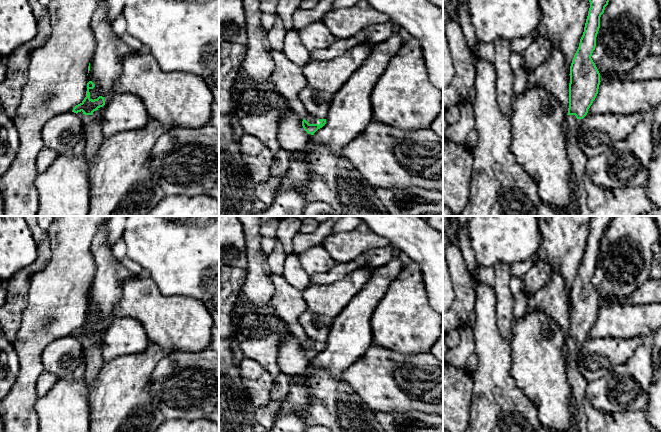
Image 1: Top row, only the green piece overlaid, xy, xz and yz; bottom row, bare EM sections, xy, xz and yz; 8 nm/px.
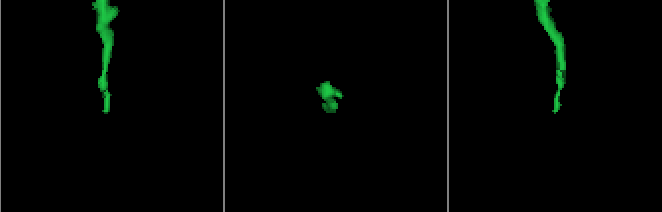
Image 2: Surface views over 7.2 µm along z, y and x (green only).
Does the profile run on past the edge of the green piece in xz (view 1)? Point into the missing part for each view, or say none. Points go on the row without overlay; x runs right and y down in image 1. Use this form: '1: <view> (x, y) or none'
1: xz (311, 344)

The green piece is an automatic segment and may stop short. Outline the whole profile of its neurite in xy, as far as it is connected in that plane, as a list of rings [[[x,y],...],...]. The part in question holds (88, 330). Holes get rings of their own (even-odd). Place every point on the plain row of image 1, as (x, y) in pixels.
[[[92,305],[87,307],[86,321],[84,324],[76,329],[72,336],[83,336],[81,339],[81,345],[85,350],[86,368],[84,372],[84,380],[92,385],[96,377],[98,376],[105,361],[102,357],[101,344],[102,341],[97,341],[93,338],[94,335],[105,329],[105,321],[99,320],[97,323],[92,324],[90,322],[90,313],[95,311]]]

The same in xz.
[[[309,340],[302,345],[302,350],[304,354],[311,359],[322,352],[326,348],[326,343],[319,343],[313,340]]]

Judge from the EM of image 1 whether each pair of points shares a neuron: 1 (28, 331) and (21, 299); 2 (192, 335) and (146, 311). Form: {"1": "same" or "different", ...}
{"1": "different", "2": "same"}

